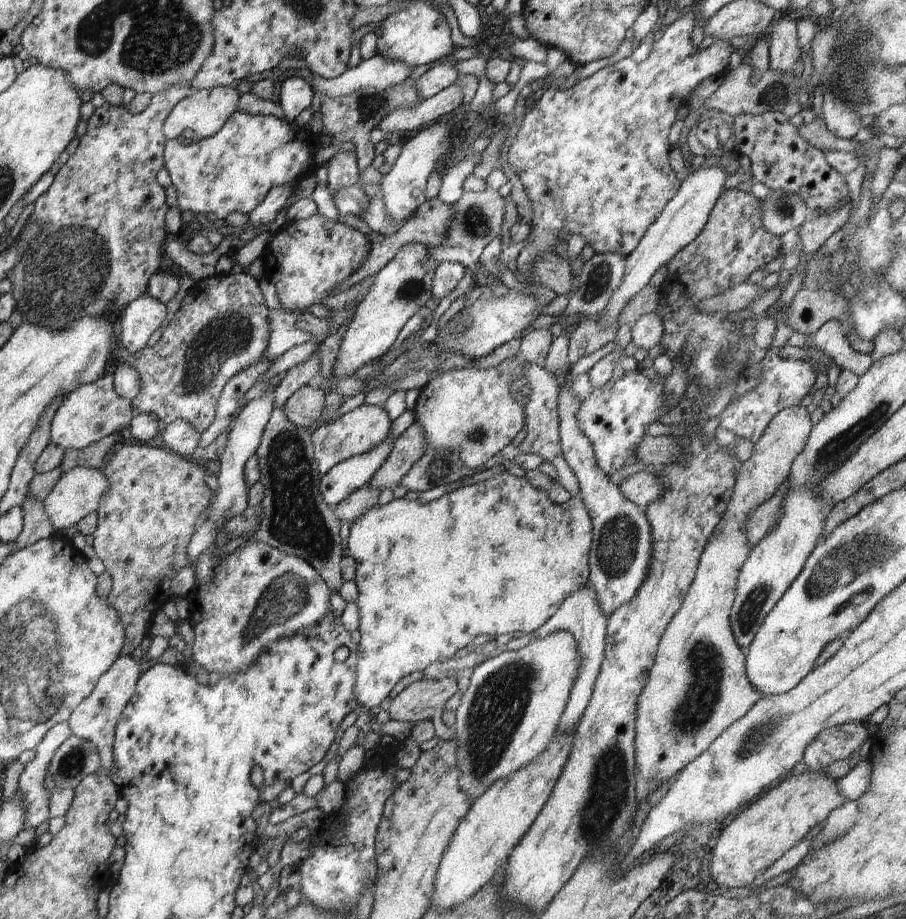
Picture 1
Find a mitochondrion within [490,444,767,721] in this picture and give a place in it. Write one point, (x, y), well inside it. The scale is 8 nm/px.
(618, 543)

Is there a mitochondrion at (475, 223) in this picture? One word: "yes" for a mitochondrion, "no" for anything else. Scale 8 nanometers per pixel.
yes

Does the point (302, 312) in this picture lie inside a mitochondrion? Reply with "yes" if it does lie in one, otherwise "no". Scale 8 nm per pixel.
no

